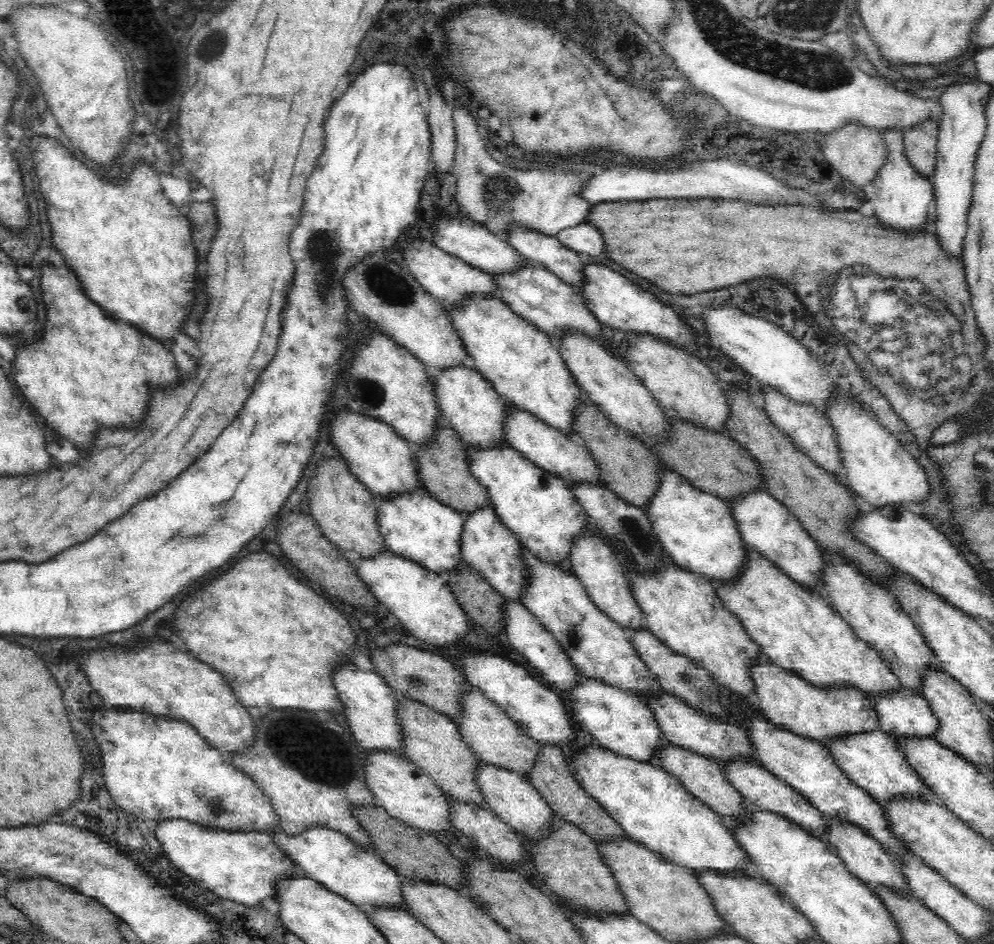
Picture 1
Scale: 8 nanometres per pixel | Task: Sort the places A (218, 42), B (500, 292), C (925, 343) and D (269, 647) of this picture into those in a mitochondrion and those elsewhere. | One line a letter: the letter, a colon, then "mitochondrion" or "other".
A: mitochondrion
B: other
C: mitochondrion
D: other

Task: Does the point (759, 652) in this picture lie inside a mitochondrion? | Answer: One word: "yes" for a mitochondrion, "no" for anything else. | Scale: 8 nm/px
no

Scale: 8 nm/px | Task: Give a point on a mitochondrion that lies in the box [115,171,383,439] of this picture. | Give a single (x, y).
(321, 252)

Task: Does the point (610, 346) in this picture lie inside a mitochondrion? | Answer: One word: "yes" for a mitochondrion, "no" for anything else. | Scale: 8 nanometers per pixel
no

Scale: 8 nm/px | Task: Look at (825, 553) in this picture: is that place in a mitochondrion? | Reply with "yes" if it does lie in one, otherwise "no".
no

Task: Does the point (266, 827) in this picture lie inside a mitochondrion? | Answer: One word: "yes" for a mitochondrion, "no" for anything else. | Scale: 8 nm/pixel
no

